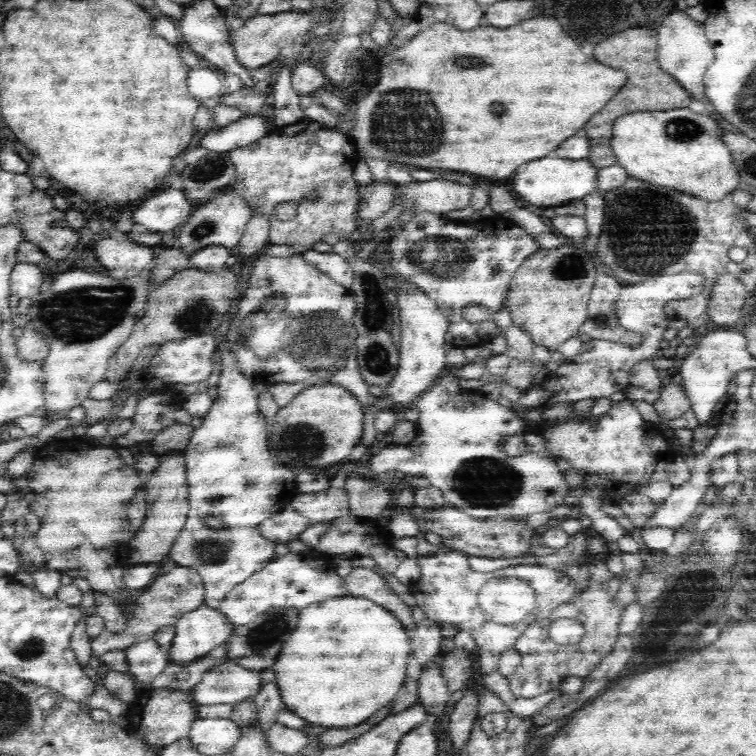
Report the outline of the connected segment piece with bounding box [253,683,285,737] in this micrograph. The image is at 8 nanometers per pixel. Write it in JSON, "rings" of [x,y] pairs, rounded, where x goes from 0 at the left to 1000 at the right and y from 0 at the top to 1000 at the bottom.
{"rings":[[[349,903],[335,926],[340,937],[341,960],[352,975],[357,962],[366,956],[368,943],[377,937],[369,910],[366,906]]]}

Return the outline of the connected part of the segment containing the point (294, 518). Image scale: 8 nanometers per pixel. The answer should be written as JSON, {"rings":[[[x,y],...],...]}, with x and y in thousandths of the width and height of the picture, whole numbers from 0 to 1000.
{"rings":[[[378,668],[376,675],[357,683],[344,693],[347,710],[364,718],[378,720],[396,712],[397,706],[410,696],[410,690],[399,683],[394,683],[392,673]]]}

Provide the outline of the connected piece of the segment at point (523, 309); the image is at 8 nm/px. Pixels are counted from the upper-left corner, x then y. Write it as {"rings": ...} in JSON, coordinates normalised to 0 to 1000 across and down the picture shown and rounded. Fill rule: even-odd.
{"rings":[[[751,320],[735,328],[712,331],[683,360],[671,388],[677,425],[698,440],[708,455],[735,464],[754,444],[763,442],[776,423],[779,394],[794,353],[772,333],[770,323]]]}

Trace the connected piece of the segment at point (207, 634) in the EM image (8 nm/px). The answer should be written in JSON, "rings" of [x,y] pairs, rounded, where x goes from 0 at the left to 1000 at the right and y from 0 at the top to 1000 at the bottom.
{"rings":[[[270,799],[242,812],[231,825],[224,873],[229,878],[251,878],[283,857],[298,852],[310,828],[288,806]]]}

